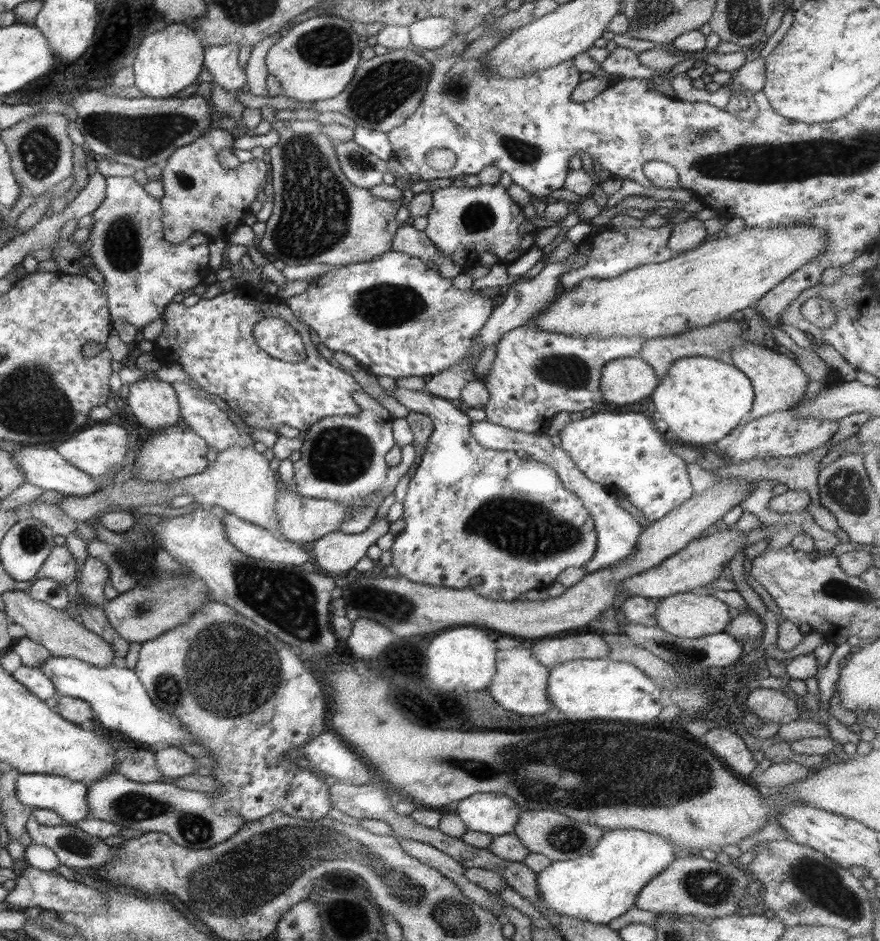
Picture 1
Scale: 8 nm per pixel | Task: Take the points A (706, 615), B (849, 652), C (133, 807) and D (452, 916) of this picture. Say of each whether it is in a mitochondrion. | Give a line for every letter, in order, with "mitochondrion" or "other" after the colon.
A: other
B: other
C: mitochondrion
D: mitochondrion

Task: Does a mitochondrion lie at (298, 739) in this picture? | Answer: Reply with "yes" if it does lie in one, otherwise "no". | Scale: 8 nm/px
no

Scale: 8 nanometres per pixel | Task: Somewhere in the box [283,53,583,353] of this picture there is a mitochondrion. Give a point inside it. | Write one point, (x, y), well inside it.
(384, 89)

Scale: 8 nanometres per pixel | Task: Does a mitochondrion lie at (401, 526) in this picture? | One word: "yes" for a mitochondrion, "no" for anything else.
no

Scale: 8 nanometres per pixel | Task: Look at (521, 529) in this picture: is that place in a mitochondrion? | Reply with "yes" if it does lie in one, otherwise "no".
yes

